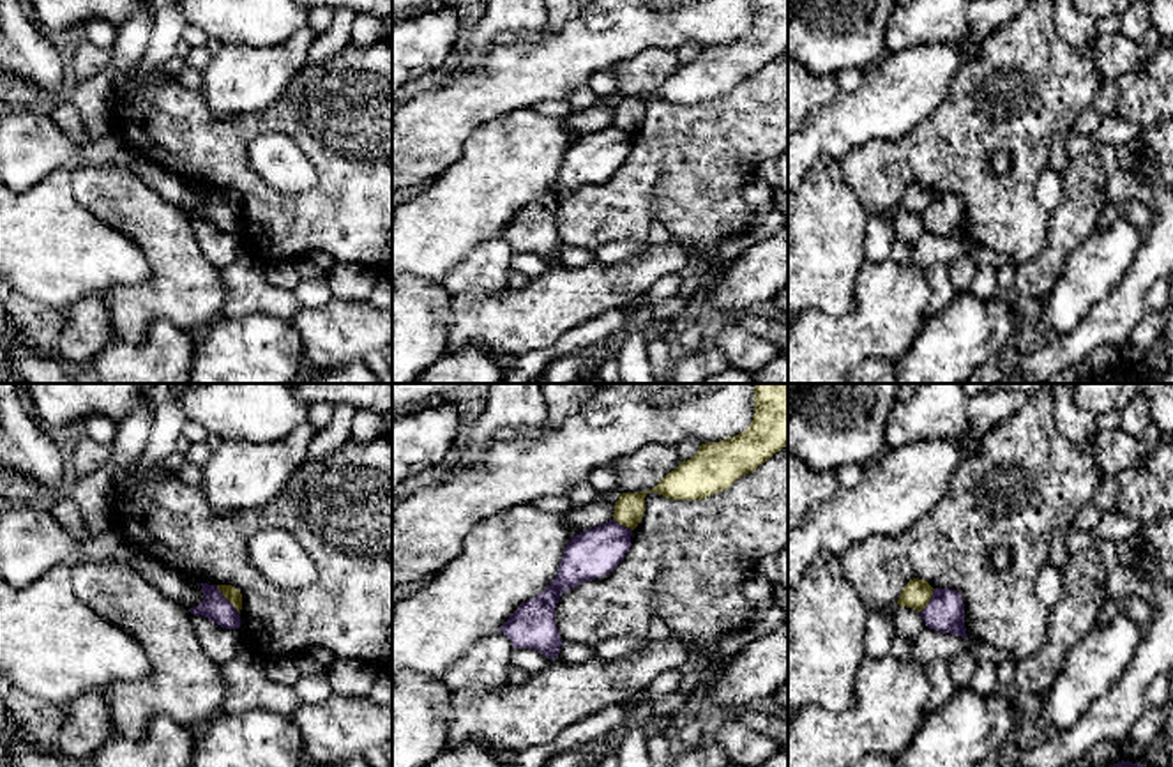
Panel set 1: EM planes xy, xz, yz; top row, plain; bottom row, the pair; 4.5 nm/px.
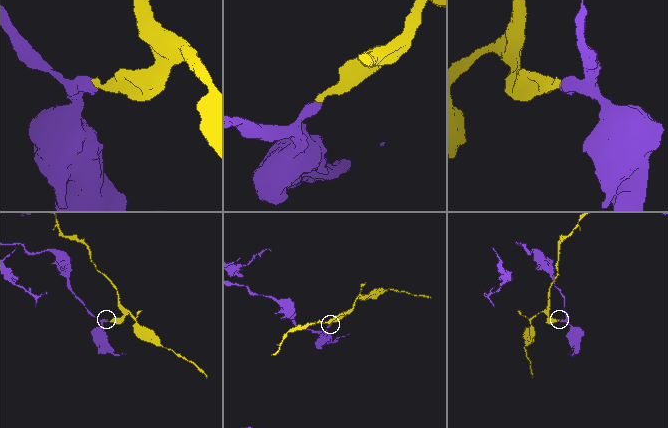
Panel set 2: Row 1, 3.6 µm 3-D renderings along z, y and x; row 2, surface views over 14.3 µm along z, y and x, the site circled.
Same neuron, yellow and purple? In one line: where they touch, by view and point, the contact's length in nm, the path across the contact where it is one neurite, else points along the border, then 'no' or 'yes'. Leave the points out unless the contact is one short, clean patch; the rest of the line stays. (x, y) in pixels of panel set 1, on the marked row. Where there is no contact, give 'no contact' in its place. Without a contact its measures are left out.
meets yellow in xy at (227, 598); contact 170 nm long; border along xy (216, 585), (239, 614); no

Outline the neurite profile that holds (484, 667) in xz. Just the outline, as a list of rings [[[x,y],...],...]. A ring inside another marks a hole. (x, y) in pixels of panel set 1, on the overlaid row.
[[[502,631],[486,634],[442,677],[442,682],[452,693],[498,691],[509,684],[512,650],[511,640]]]

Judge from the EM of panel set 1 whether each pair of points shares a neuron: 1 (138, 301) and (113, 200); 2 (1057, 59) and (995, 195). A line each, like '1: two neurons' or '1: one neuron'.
1: one neuron
2: one neuron

